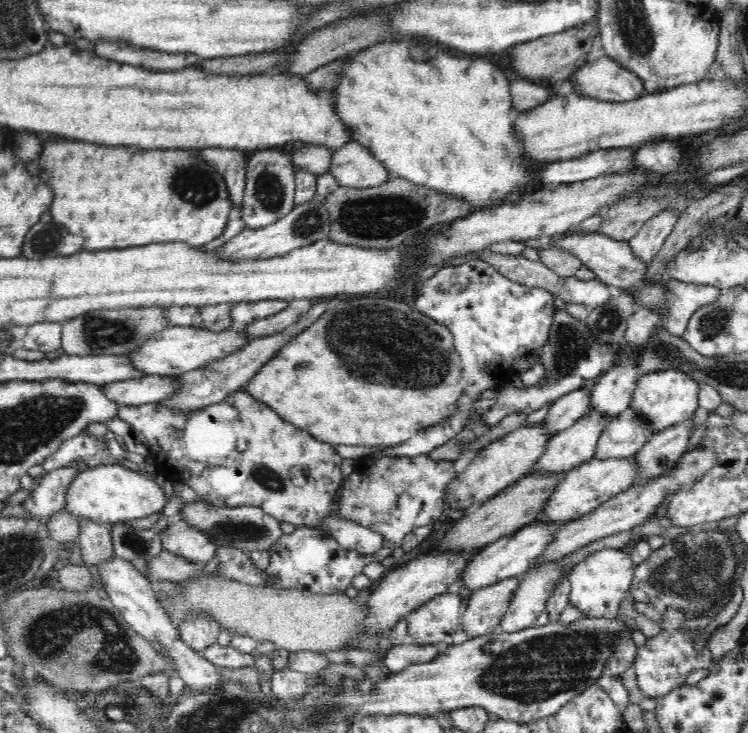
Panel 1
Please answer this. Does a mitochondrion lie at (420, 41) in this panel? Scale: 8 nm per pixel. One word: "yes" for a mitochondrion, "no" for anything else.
no

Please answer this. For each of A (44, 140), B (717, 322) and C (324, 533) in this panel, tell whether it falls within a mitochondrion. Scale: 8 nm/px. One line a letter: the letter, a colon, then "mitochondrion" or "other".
A: other
B: mitochondrion
C: other

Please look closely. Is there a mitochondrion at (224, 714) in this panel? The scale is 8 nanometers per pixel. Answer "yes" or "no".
yes

